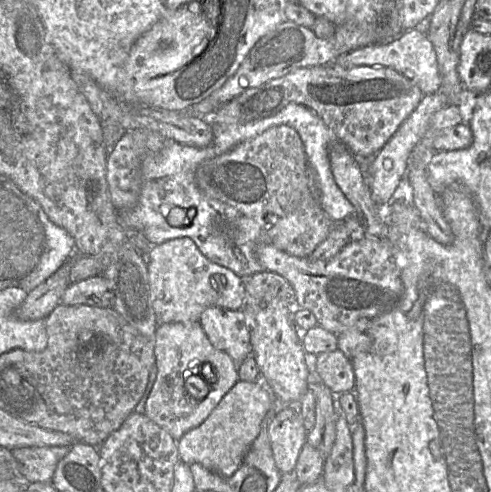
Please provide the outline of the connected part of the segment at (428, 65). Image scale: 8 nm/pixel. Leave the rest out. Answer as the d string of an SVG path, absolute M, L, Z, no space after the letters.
M428 22L416 29L404 32L393 41L364 46L339 56L332 62L332 65L345 69L364 65L389 67L409 79L424 95L438 92L441 86L436 52L428 39Z

